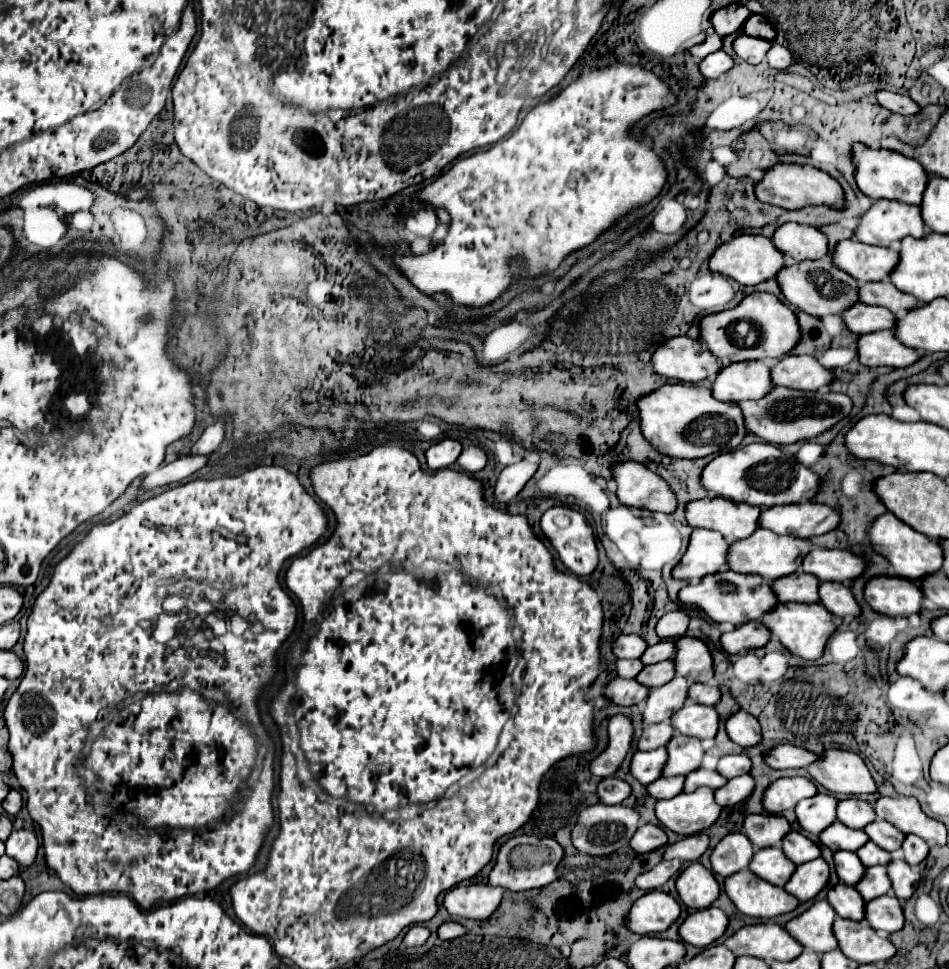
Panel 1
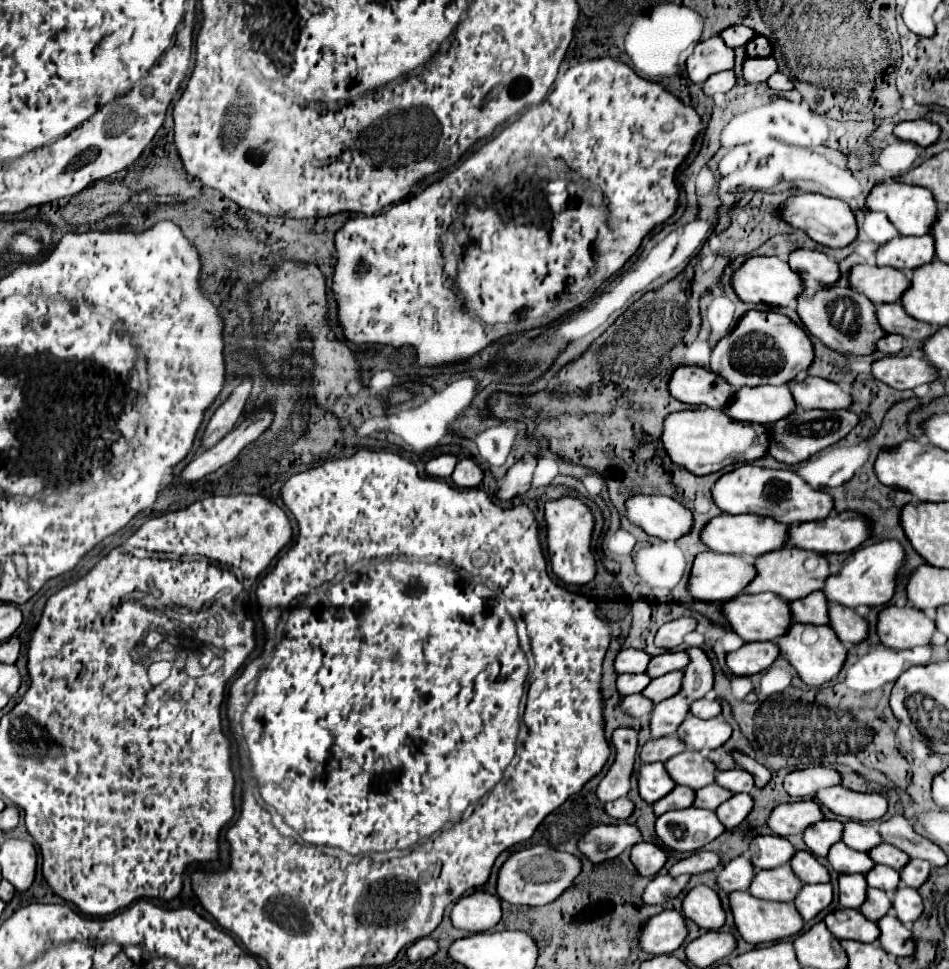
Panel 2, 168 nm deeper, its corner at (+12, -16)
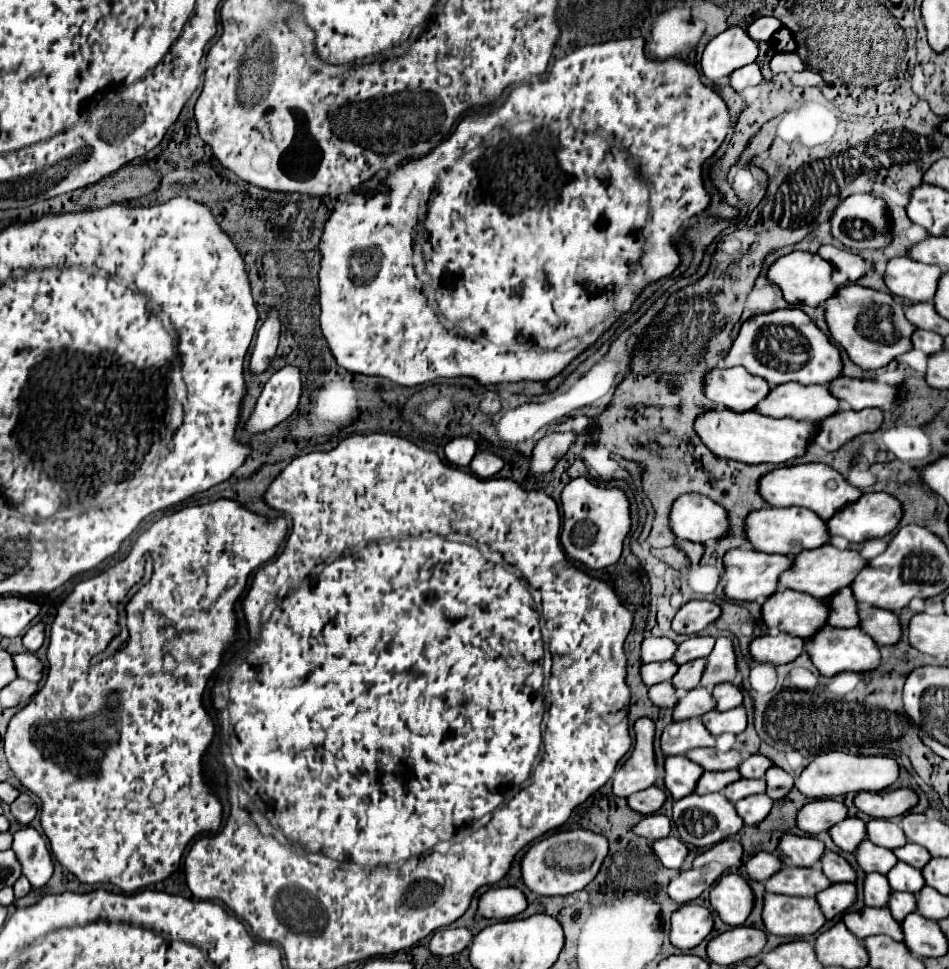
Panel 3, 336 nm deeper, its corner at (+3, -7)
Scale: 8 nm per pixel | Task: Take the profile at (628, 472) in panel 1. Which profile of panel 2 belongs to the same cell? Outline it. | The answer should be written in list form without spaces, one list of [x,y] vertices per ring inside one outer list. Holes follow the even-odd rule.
[[[632,496],[626,508],[630,522],[640,524],[646,534],[660,540],[680,540],[694,524],[690,508],[670,496]]]

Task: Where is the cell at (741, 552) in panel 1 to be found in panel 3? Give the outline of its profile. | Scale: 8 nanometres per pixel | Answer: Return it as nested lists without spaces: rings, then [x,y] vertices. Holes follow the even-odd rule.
[[[825,543],[817,549],[805,549],[799,555],[793,557],[793,565],[781,573],[779,577],[779,589],[795,589],[813,595],[815,599],[831,597],[837,589],[851,585],[855,575],[867,565],[867,561],[851,549],[837,549],[831,543]]]

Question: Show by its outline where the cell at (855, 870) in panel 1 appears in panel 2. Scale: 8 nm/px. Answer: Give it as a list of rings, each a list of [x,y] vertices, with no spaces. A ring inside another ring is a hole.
[[[844,874],[840,876],[838,884],[840,884],[840,906],[858,910],[860,904],[864,904],[864,896],[868,890],[864,874]]]

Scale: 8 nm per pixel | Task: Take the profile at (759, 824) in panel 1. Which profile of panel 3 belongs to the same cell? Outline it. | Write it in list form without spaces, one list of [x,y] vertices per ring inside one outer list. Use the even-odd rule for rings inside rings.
[[[783,833],[775,855],[781,859],[783,865],[793,867],[811,867],[815,865],[825,851],[825,845],[815,837],[799,837],[793,833]]]

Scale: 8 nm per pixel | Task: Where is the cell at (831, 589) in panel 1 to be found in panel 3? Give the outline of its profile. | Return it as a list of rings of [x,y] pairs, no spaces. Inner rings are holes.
[[[859,603],[859,627],[877,643],[893,645],[901,637],[899,619],[889,609],[877,609],[867,603]]]

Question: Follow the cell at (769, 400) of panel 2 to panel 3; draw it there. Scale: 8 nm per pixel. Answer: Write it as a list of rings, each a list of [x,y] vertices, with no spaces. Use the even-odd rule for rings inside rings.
[[[783,383],[779,387],[771,387],[755,407],[755,411],[761,415],[791,417],[799,421],[825,419],[825,415],[833,415],[837,409],[839,401],[833,399],[825,385],[801,383]]]

